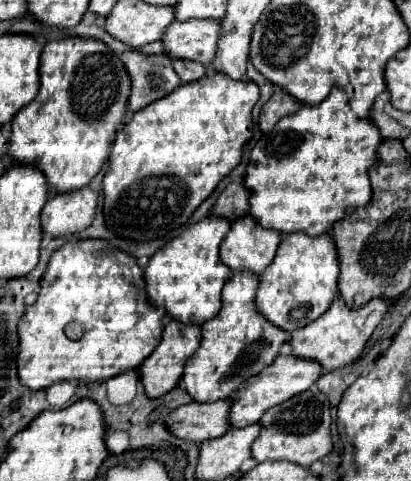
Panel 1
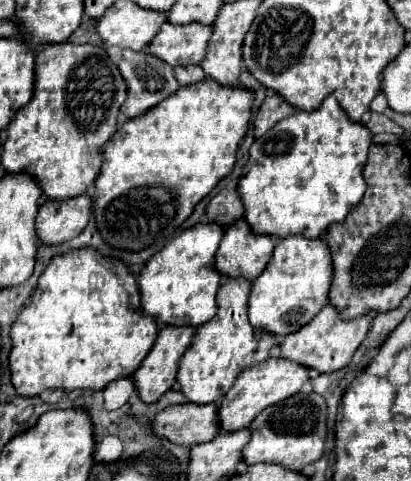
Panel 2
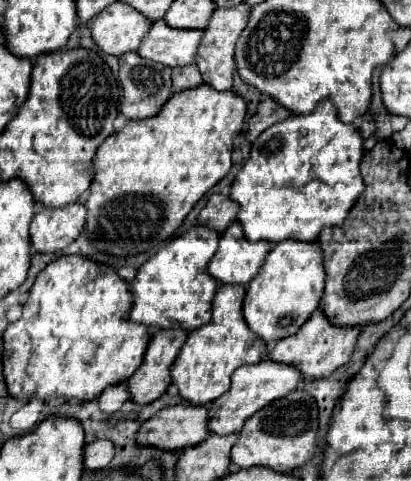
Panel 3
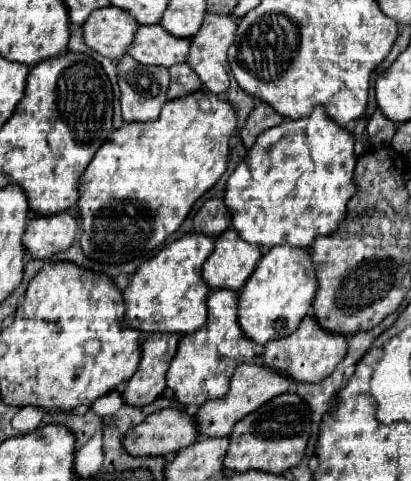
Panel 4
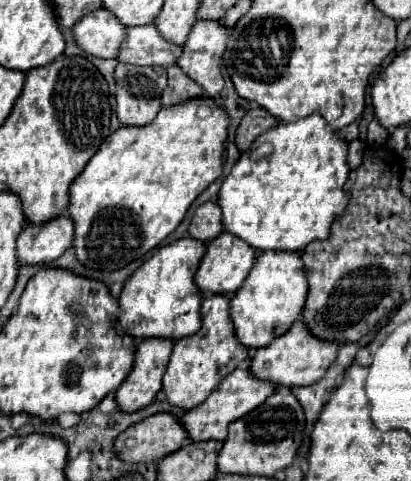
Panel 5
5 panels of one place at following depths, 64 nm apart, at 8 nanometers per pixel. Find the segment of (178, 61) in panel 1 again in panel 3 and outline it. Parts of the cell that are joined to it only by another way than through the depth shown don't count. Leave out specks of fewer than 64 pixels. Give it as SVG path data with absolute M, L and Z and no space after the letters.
M190 64L184 68L172 68L172 86L174 92L182 92L186 88L194 88L202 84L202 74L198 70L198 66Z

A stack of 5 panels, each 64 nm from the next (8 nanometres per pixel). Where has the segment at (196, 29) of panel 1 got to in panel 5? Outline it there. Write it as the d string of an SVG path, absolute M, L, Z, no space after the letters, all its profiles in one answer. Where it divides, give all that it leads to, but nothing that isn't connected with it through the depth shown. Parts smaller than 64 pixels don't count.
M154 24L128 28L118 60L136 66L172 66L180 58L182 46L168 42Z

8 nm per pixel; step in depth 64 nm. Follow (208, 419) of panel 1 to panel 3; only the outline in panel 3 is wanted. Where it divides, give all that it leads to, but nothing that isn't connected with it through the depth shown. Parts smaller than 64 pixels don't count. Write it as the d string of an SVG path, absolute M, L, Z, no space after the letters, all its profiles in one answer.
M176 404L156 412L138 432L138 444L164 450L180 450L210 436L208 410L204 406Z

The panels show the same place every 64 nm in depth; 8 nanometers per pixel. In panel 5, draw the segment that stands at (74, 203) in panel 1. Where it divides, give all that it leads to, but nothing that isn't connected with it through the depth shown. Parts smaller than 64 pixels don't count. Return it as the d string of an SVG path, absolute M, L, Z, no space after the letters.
M58 216L42 224L26 224L18 236L18 260L22 264L52 262L74 242L74 222Z

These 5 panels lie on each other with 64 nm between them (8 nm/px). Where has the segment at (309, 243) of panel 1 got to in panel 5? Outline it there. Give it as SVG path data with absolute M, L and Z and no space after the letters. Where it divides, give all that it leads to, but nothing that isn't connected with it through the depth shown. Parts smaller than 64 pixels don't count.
M268 250L258 254L248 278L232 296L232 322L238 340L248 348L268 346L276 336L282 336L300 320L308 298L308 278L300 252Z

